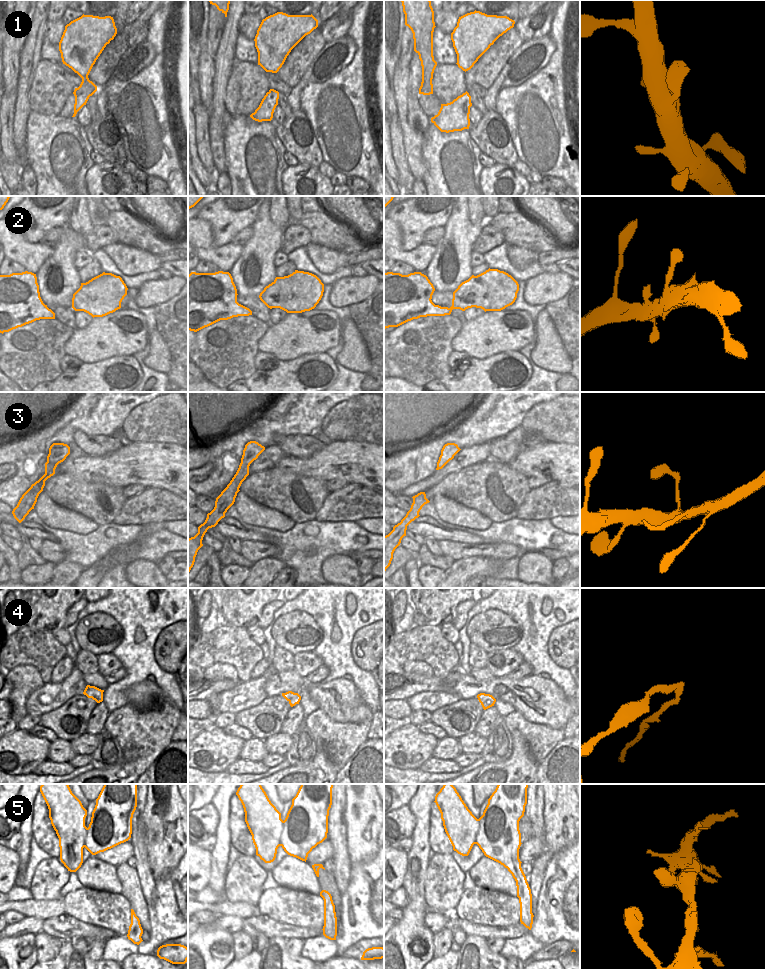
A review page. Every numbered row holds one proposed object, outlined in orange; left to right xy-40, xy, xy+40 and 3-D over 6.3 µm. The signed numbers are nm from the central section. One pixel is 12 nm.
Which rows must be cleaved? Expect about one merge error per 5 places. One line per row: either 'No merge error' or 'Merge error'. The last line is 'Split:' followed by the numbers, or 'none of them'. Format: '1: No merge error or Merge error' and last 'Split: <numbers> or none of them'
1: No merge error
2: No merge error
3: No merge error
4: Merge error
5: No merge error
Split: 4

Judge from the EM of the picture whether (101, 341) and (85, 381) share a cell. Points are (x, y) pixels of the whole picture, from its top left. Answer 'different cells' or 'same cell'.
different cells

